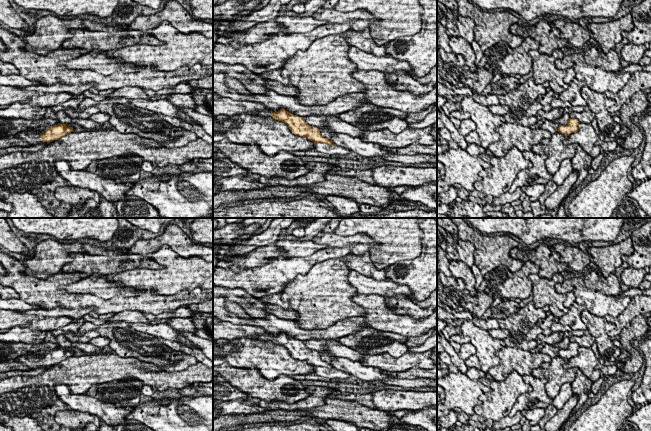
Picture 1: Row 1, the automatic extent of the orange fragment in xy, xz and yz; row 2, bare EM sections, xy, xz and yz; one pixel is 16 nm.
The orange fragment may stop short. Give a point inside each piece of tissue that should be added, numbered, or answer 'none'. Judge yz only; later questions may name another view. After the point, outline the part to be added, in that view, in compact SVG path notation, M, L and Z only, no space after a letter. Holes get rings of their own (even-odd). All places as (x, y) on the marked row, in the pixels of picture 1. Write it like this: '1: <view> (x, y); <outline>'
none

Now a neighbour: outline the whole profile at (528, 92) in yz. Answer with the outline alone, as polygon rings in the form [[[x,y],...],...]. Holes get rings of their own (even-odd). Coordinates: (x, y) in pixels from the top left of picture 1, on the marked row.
[[[531,77],[517,89],[497,97],[501,105],[507,105],[509,108],[519,107],[526,111],[540,95],[545,93],[547,93],[546,88],[543,85],[536,84],[534,78]]]

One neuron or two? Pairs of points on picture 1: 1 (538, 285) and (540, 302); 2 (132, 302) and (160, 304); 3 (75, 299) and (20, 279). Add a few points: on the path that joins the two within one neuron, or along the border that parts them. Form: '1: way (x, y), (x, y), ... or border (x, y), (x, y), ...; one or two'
1: way (538, 289), (540, 298); one
2: way (139, 303), (153, 304); one
3: way (61, 298), (46, 292), (34, 291); one

